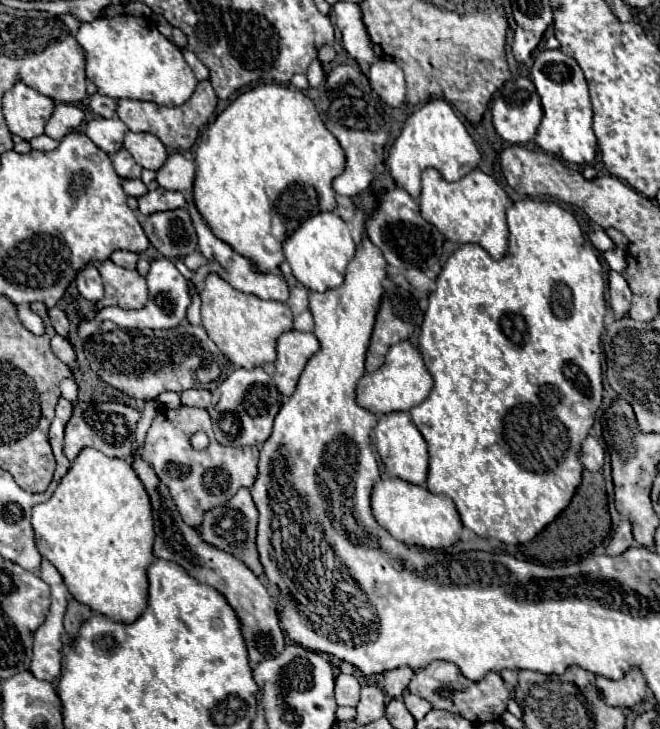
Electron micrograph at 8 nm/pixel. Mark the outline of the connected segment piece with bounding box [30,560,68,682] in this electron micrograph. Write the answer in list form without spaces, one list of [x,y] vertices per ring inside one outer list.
[[[42,560],[40,578],[52,590],[52,606],[46,616],[46,622],[34,634],[34,658],[30,664],[30,672],[46,682],[52,682],[60,674],[60,634],[62,634],[62,616],[68,604],[68,590],[62,582],[58,570],[48,562]]]

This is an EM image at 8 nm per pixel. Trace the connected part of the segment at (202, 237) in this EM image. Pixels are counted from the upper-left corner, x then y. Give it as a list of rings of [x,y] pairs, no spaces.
[[[188,190],[184,192],[184,196],[186,196],[186,202],[188,202],[186,208],[188,208],[190,216],[192,216],[192,224],[194,224],[196,234],[198,234],[198,250],[200,250],[200,254],[206,258],[206,264],[200,266],[200,268],[194,272],[192,284],[194,284],[196,288],[200,288],[210,274],[218,274],[218,276],[224,278],[232,288],[236,288],[236,290],[240,290],[240,292],[244,292],[244,294],[252,294],[252,296],[258,296],[258,298],[262,298],[262,300],[286,302],[286,300],[288,300],[288,284],[286,284],[278,274],[258,274],[258,272],[252,268],[252,262],[250,262],[248,258],[244,258],[244,256],[240,256],[238,252],[234,252],[226,242],[218,240],[218,238],[210,232],[210,228],[208,228],[208,226],[204,224],[204,220],[200,218],[200,214],[198,214],[194,202],[192,202],[192,194],[190,194]]]

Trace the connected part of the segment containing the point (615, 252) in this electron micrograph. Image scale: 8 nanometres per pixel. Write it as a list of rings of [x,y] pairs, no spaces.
[[[612,248],[612,250],[608,250],[608,252],[604,252],[604,258],[606,258],[606,262],[608,262],[608,266],[612,268],[612,270],[616,270],[616,272],[624,272],[624,268],[626,268],[626,252],[624,250],[620,250],[620,248]]]

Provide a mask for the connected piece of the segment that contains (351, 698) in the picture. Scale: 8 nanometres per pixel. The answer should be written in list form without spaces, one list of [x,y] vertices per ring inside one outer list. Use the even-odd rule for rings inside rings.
[[[340,674],[336,678],[336,704],[338,706],[356,706],[360,700],[360,682],[356,676]]]

